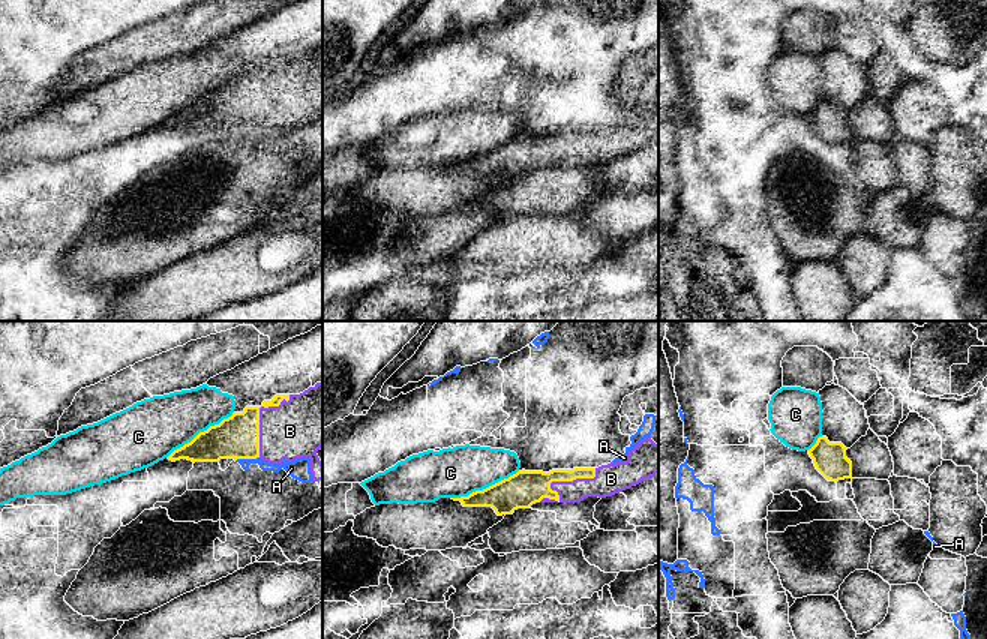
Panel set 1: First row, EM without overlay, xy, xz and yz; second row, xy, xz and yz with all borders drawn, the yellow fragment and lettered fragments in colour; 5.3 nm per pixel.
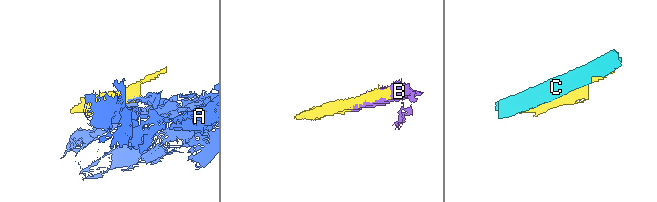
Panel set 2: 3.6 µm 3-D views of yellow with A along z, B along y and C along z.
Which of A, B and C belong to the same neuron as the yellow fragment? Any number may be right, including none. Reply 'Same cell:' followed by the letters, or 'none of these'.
Same cell: B

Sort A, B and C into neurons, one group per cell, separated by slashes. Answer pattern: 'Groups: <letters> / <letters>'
Groups: A / B / C

